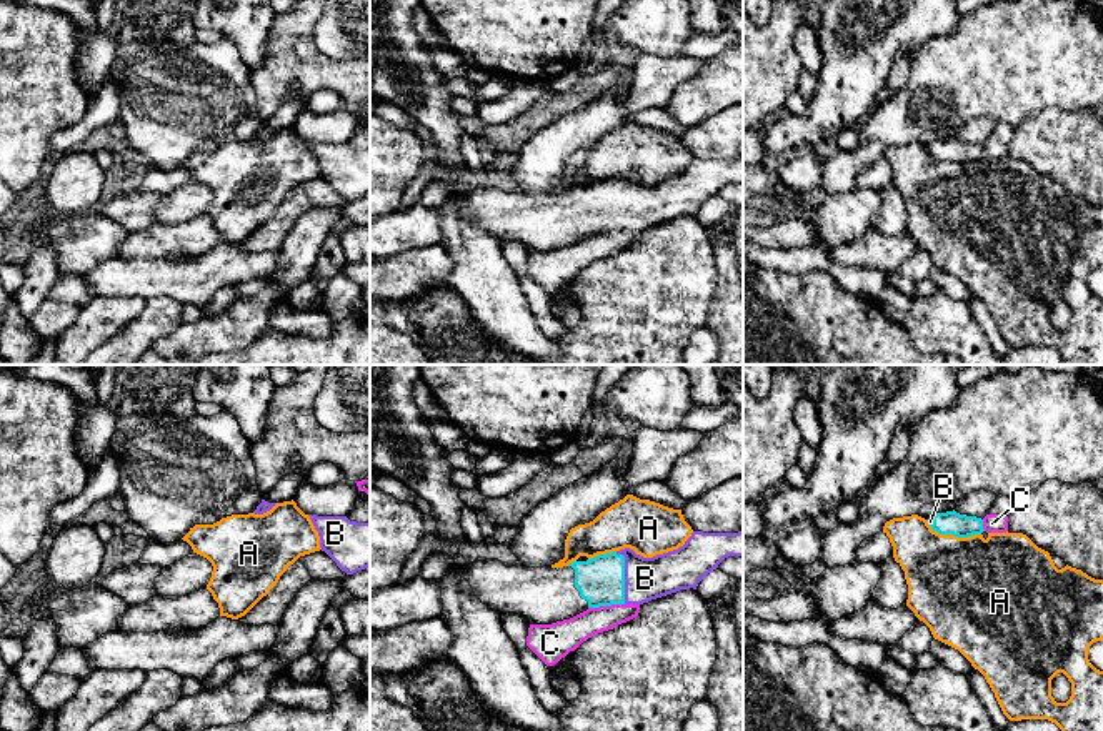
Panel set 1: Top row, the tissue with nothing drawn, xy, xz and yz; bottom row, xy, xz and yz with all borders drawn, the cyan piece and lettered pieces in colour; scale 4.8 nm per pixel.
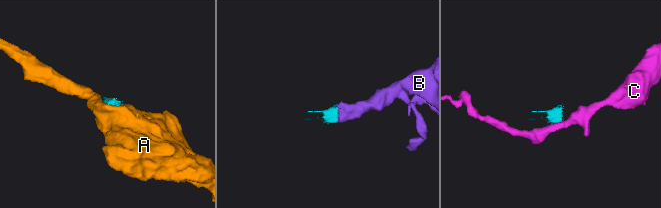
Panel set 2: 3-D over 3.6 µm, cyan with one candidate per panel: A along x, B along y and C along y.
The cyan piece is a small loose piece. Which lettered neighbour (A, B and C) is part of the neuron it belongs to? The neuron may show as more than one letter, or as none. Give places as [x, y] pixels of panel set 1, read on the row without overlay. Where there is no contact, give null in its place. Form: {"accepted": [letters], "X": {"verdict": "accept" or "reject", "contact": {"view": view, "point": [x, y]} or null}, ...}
{"accepted": ["B"], "A": {"verdict": "reject", "contact": {"view": "yz", "point": [955, 162]}}, "B": {"verdict": "accept", "contact": {"view": "xz", "point": [623, 202]}}, "C": {"verdict": "reject", "contact": {"view": "xz", "point": [607, 232]}}}

